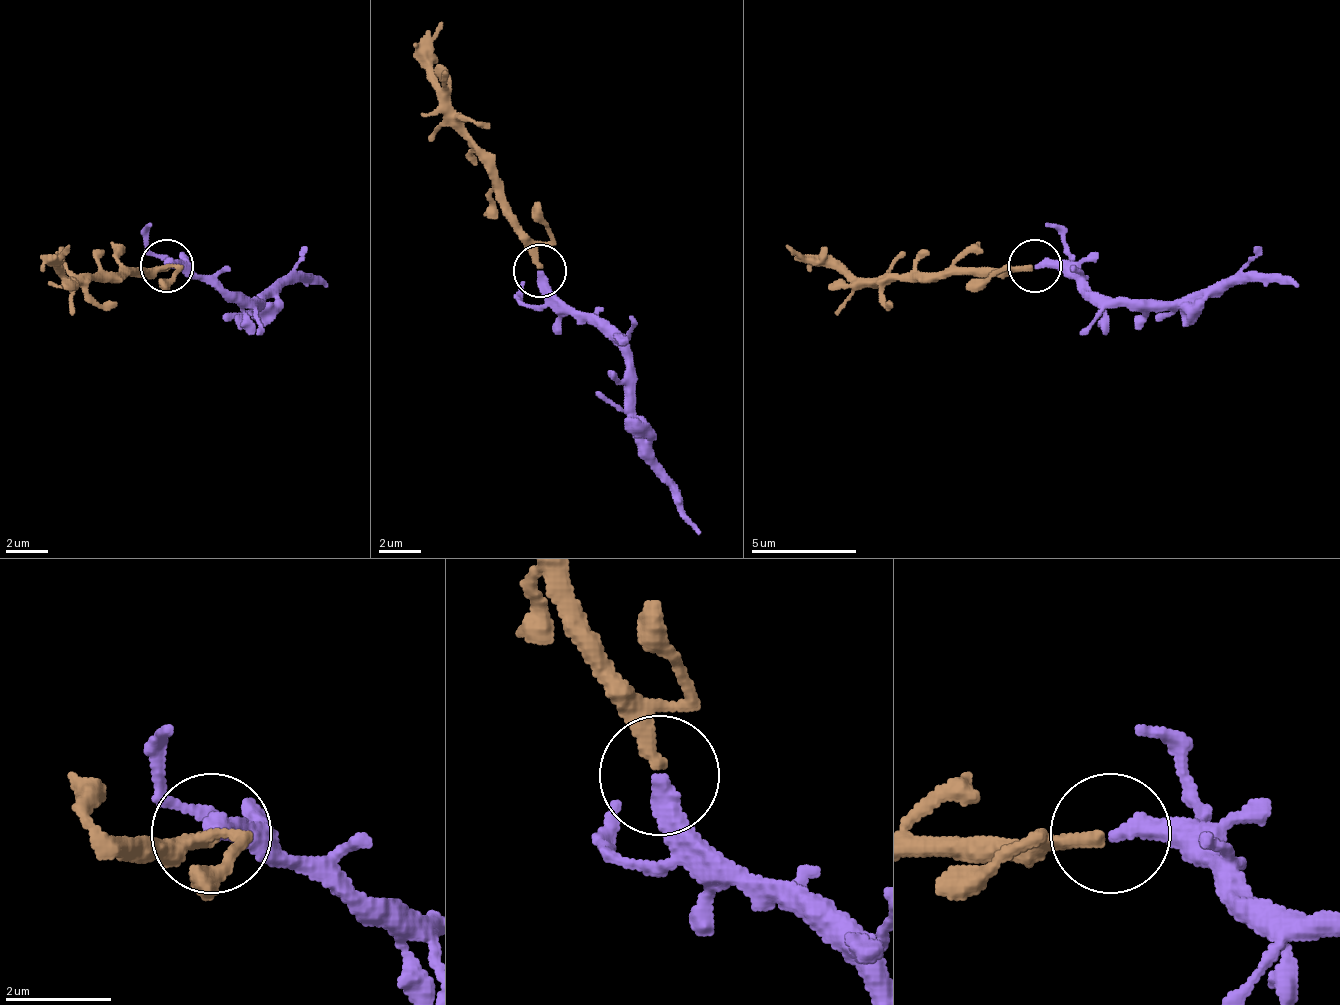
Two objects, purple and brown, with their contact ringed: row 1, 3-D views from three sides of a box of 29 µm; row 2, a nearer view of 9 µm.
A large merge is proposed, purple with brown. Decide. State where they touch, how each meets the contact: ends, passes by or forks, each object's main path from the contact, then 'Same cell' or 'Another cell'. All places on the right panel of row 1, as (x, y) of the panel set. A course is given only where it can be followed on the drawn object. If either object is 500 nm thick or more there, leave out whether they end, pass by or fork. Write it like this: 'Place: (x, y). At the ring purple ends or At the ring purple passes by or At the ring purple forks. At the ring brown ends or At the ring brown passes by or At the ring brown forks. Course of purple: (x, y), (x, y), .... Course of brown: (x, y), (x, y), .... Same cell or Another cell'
Place: (1035, 265). At the ring purple ends. At the ring brown ends. Course of purple: (1036, 267), (1062, 267), (1115, 304), (1178, 304), (1252, 282), (1279, 282), (1300, 288). Course of brown: (1031, 267), (851, 277), (814, 267), (788, 246). Same cell

